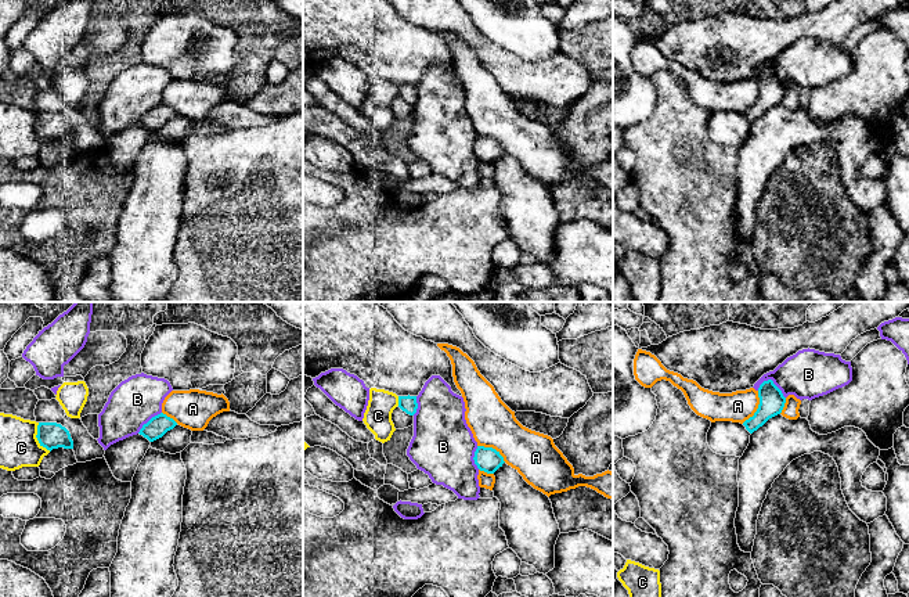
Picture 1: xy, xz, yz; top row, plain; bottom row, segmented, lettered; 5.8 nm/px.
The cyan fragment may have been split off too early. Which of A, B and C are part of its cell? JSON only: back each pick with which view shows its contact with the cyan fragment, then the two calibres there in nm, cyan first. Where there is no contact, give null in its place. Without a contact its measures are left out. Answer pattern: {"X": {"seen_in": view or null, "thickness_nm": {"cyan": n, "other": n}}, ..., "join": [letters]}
{"join": []}

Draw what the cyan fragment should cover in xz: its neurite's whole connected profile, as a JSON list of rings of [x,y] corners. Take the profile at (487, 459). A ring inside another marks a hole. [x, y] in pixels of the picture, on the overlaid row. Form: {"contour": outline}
{"contour": [[[477,446],[473,460],[477,468],[487,474],[494,474],[505,463],[499,452],[484,446]]]}

